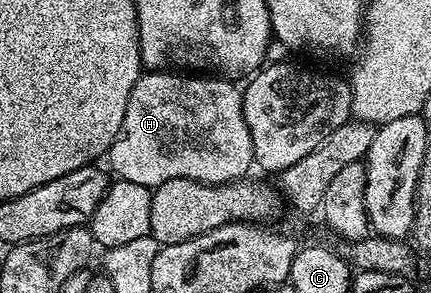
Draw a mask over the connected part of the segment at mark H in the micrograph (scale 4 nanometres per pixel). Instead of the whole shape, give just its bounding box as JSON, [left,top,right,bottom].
[109,72,255,188]

